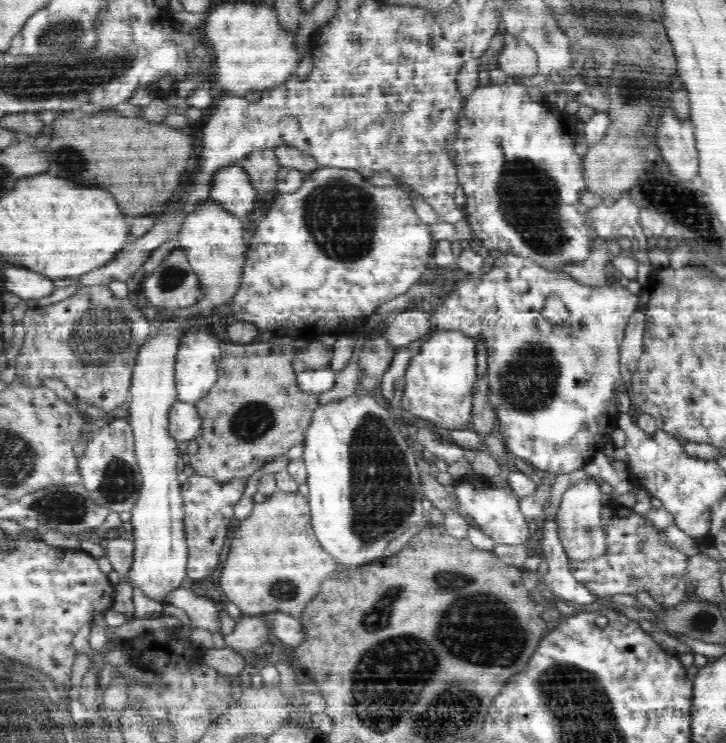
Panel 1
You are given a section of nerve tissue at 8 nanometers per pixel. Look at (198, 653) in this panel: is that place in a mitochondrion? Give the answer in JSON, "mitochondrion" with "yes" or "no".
{"mitochondrion":"no"}

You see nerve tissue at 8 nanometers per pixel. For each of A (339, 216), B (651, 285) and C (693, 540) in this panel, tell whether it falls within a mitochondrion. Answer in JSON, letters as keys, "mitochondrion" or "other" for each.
{"A":"mitochondrion","B":"other","C":"other"}

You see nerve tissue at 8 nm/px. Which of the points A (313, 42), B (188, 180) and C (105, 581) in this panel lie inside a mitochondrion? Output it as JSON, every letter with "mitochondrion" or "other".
{"A":"other","B":"other","C":"other"}

